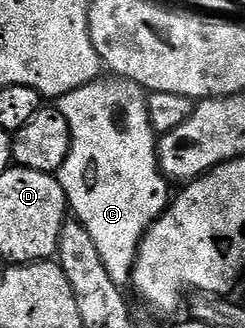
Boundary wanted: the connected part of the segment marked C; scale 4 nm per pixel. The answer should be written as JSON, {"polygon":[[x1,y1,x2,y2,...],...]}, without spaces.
{"polygon":[[104,75,95,81,78,87,74,91,70,91,66,96,59,98,58,107,62,111,62,115,66,115,66,123,70,123,70,135,72,136,70,155,58,174,60,186,68,200,68,208,71,216,79,221,80,226,90,235,90,239,94,239,94,247,98,247,98,255,102,255,102,263,106,267,106,272,109,273,110,279,114,279,114,283,118,286,127,286,132,280,132,267,136,263,136,252,140,250,140,240,142,240,144,234,148,232,148,228,164,214,170,200,170,192,168,193,170,182,168,178,161,173,160,160,156,158,158,134,153,131,152,124,150,123,150,115,148,114,148,93,141,85,133,81,127,81,124,77]]}

